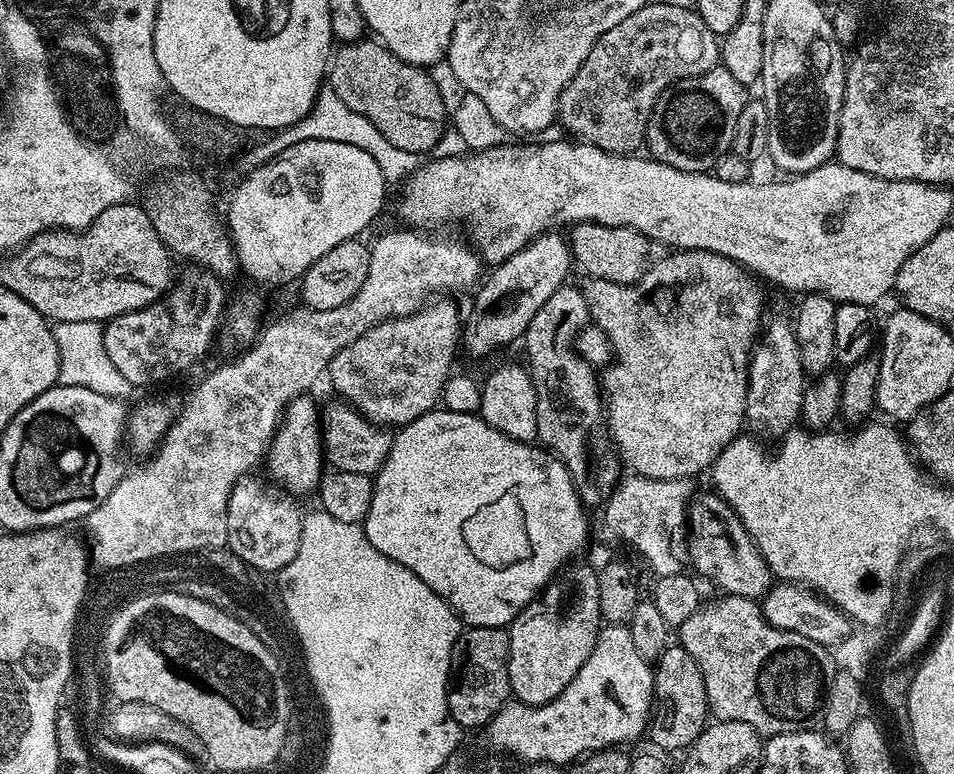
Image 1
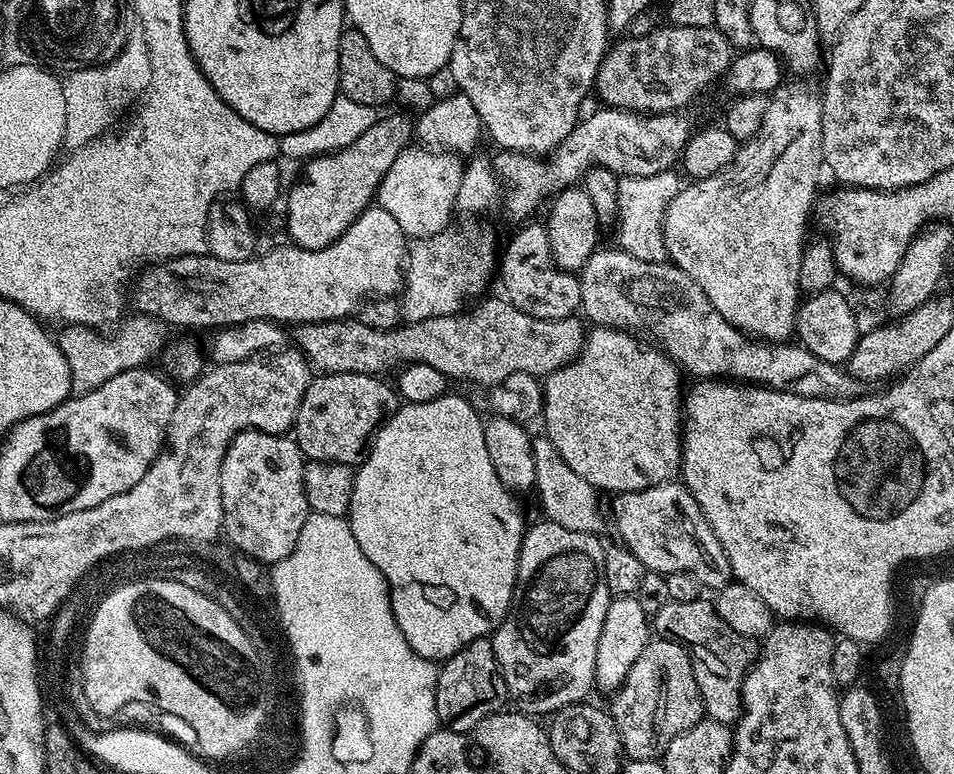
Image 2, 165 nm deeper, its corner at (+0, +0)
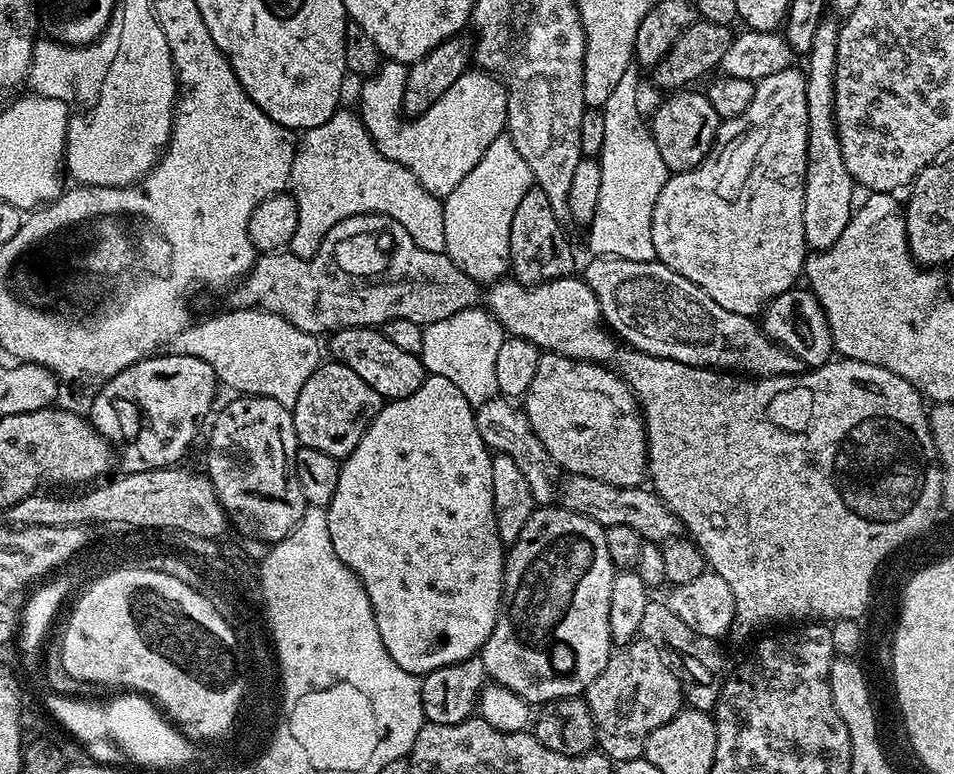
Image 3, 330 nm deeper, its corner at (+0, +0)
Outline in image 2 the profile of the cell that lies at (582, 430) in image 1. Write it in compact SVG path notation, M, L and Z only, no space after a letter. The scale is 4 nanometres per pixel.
M524 222L502 248L498 260L498 280L504 283L506 299L538 319L564 319L580 308L580 277L559 268L550 250L550 234L543 223Z

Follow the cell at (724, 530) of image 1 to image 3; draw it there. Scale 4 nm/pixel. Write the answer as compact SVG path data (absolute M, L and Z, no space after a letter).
M565 475L558 485L558 500L563 507L568 508L574 514L582 514L591 520L597 520L605 528L610 526L630 526L640 535L641 541L663 545L666 540L675 540L681 535L682 525L670 509L662 502L662 498L652 491L651 487L623 488L622 486L610 486L606 482L598 482L598 478L586 478L585 476Z

